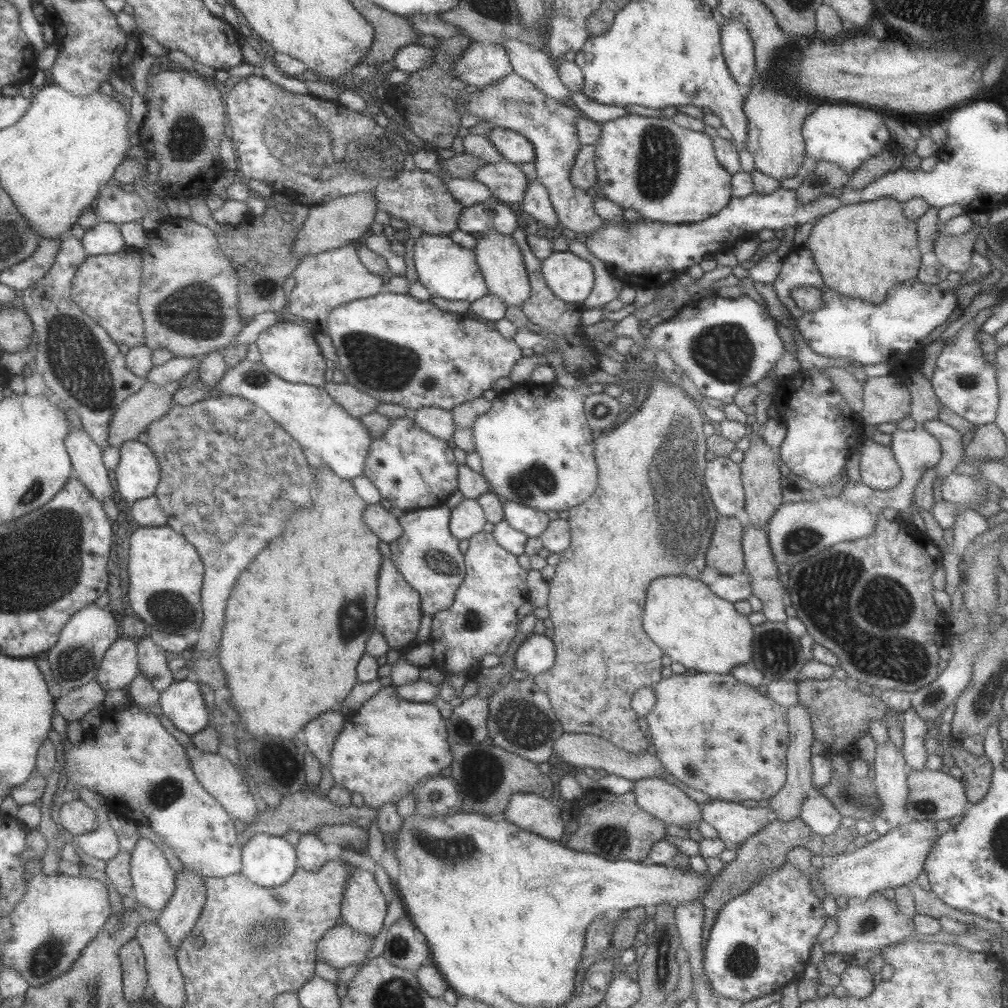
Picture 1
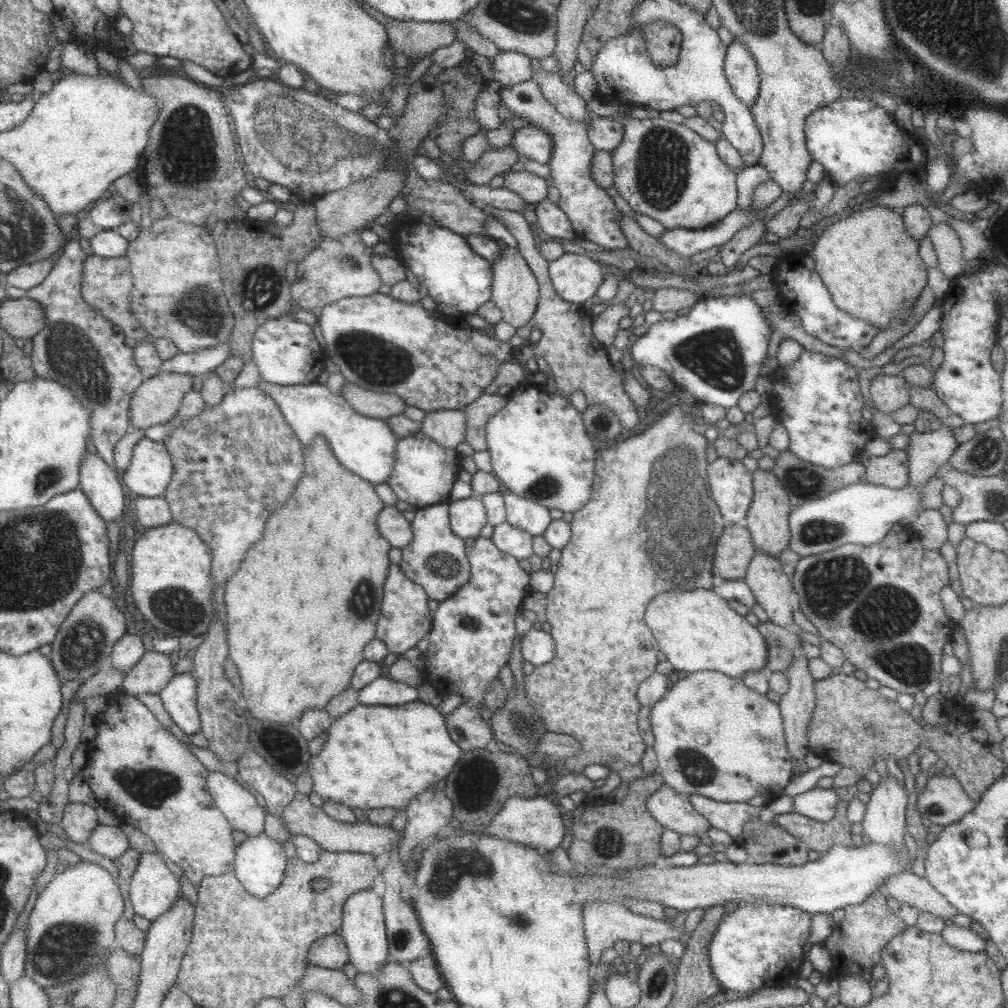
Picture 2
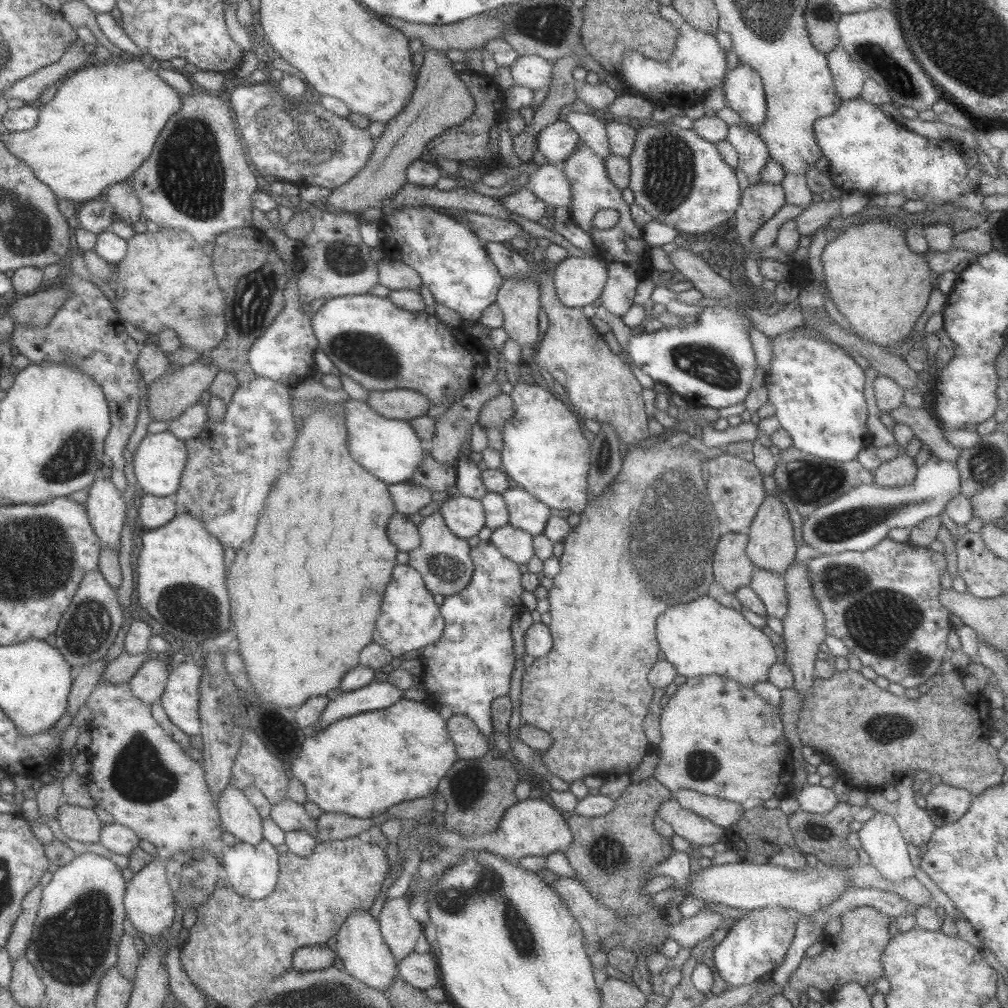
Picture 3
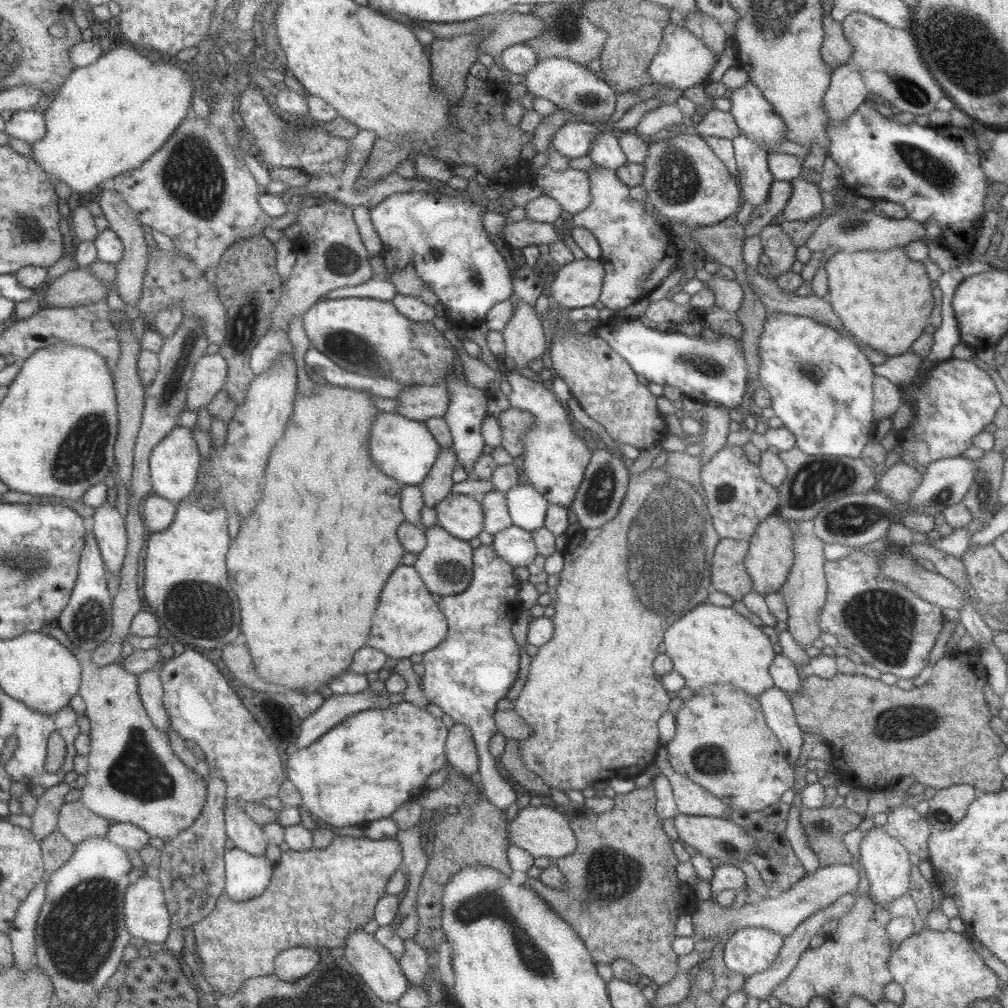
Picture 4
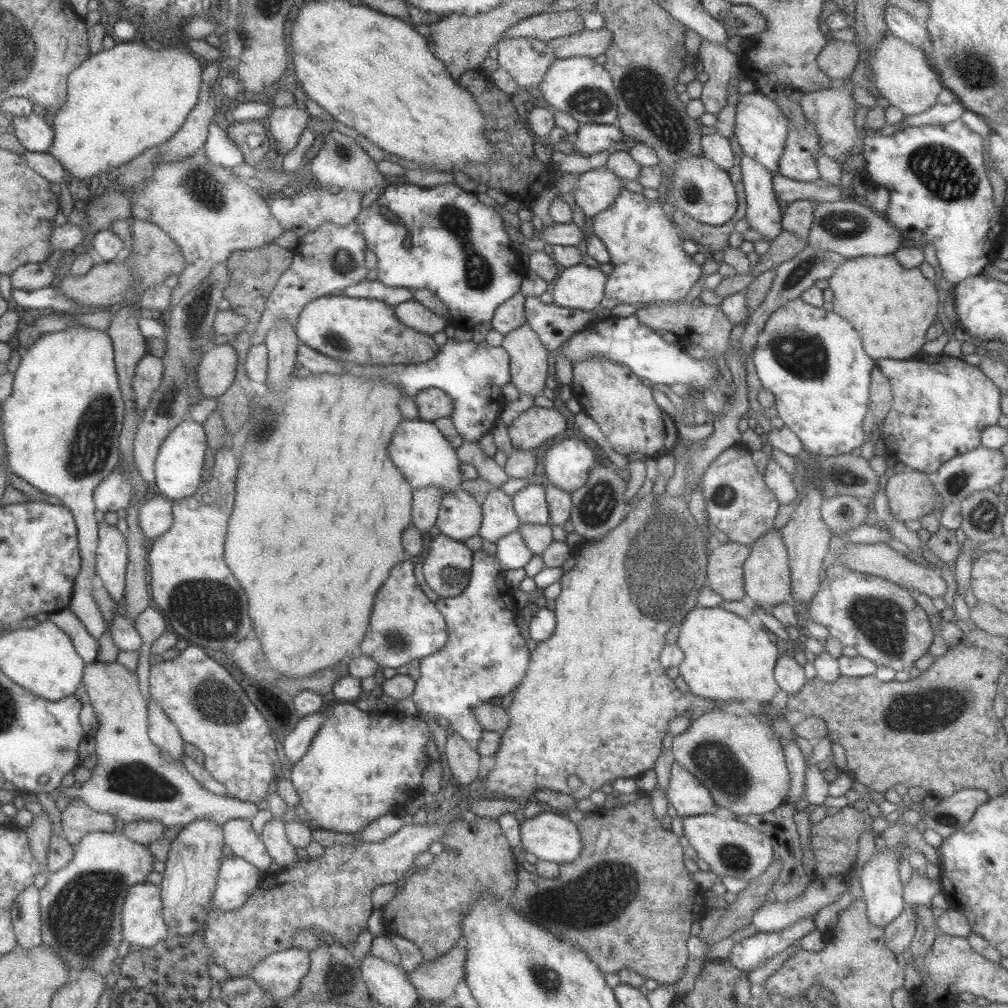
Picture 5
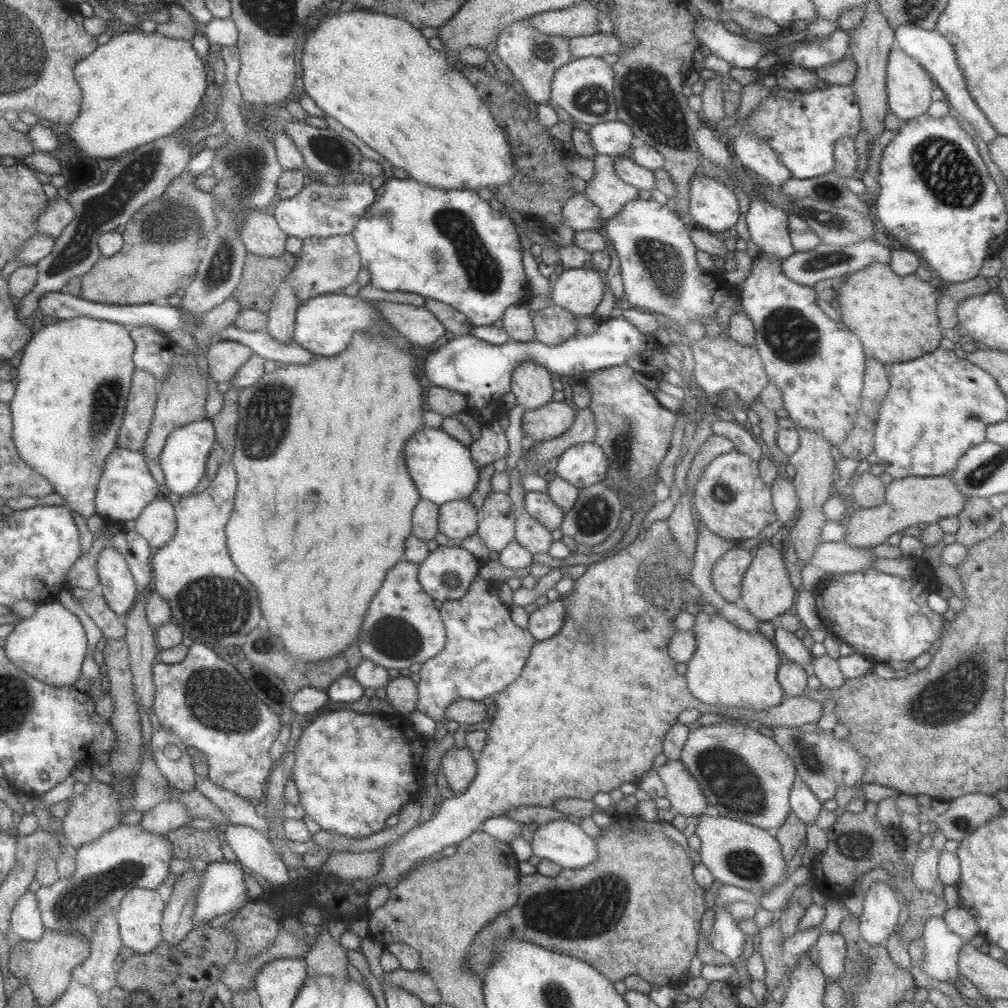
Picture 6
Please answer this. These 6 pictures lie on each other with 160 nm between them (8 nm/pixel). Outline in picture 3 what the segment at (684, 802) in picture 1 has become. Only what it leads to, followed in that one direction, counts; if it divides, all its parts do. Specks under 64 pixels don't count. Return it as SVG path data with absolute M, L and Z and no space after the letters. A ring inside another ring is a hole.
M674 796L660 803L657 816L670 823L674 832L690 843L713 845L725 834L724 828L684 808Z

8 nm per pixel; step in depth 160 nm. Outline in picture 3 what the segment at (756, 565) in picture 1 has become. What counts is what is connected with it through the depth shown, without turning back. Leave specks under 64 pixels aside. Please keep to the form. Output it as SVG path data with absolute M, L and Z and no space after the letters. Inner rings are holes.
M755 567L752 580L747 585L762 600L769 616L785 618L789 606L784 574Z

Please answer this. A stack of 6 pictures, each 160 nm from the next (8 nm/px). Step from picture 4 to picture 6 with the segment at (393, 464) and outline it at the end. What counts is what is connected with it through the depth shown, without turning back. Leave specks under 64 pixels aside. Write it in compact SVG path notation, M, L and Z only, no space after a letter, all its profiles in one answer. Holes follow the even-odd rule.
M424 426L406 441L404 456L409 475L422 499L441 504L469 499L478 482L479 467L473 463L471 450L441 428Z

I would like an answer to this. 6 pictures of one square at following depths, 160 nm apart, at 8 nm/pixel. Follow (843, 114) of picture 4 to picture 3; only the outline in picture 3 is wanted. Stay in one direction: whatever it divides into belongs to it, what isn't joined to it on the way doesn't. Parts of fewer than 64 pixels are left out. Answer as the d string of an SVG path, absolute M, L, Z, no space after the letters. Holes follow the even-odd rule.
M840 44L827 55L827 63L831 70L835 87L842 100L852 100L861 96L865 72L850 53Z

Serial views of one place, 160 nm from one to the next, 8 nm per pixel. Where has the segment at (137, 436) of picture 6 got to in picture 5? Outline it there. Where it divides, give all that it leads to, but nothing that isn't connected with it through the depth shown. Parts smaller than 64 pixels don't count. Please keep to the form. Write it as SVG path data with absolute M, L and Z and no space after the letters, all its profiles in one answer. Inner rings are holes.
M146 353L139 361L133 378L134 400L137 411L143 416L152 396L162 382L164 374L163 360L153 354Z

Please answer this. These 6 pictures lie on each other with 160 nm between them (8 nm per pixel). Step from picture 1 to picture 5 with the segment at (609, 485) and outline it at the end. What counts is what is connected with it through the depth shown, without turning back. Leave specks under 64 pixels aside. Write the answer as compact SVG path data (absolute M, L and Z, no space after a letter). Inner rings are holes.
M666 491L655 497L648 493L639 499L634 494L634 498L629 502L629 508L624 520L599 539L586 541L578 545L574 550L574 566L566 571L560 578L562 592L556 601L555 616L557 626L554 635L548 640L538 642L535 650L531 653L529 668L526 676L516 688L512 704L507 709L509 712L509 726L500 740L499 751L494 754L496 763L484 778L484 784L488 792L496 792L498 796L506 796L519 801L533 800L536 789L549 788L567 794L574 799L580 800L587 798L594 790L604 789L620 777L637 778L642 773L652 769L657 758L662 752L662 741L667 734L668 724L674 717L682 715L692 707L696 707L695 714L702 714L718 707L720 702L712 699L705 699L694 696L691 691L682 693L679 691L674 681L666 674L666 668L660 665L660 656L665 647L665 636L673 628L677 628L684 621L684 618L697 607L700 590L703 588L704 581L708 579L707 562L709 552L707 551L706 538L702 536L701 528L696 522L696 517L689 509L687 503L680 495L675 497L668 495ZM568 776L578 776L582 780L582 785L578 789L568 786Z

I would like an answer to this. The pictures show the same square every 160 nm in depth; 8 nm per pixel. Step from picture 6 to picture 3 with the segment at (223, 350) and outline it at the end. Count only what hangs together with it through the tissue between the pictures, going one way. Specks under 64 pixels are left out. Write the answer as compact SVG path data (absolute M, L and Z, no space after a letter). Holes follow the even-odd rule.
M198 359L177 370L177 373L164 375L148 384L148 410L153 421L171 421L179 417L189 406L201 400L202 393L209 390L212 380L220 368L216 363L208 364Z

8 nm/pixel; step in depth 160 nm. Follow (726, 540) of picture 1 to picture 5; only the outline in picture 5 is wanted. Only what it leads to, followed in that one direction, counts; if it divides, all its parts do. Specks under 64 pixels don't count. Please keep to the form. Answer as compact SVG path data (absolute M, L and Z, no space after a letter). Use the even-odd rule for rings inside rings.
M728 540L716 545L708 555L709 588L724 601L742 601L746 596L743 566L750 553L751 545Z

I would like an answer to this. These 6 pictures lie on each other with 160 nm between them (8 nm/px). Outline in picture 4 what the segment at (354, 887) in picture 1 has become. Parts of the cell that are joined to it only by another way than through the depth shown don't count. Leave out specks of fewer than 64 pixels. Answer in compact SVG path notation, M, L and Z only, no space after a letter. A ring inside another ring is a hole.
M364 929L353 930L345 940L345 959L352 968L362 977L368 988L374 991L379 999L386 1002L397 1002L410 986L409 980L402 972L399 959L394 958L392 953L383 947L373 934L369 934Z

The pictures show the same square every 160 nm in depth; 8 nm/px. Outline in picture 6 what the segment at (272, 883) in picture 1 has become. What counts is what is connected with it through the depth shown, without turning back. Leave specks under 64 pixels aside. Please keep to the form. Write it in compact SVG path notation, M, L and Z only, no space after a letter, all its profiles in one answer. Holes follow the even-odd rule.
M211 862L203 866L202 884L197 896L195 912L196 926L206 926L212 918L240 910L249 900L244 878L248 876L246 867L240 862Z

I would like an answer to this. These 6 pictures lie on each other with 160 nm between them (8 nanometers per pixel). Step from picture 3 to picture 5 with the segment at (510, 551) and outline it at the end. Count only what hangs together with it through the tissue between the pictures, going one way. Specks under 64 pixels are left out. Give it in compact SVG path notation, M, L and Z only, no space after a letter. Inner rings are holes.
M519 528L502 536L495 543L497 544L495 557L502 563L505 570L524 568L534 555Z

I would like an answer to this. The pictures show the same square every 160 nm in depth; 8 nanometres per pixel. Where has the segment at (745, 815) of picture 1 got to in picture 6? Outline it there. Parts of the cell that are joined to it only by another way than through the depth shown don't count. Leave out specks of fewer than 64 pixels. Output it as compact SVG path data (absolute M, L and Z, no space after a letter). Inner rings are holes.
M680 759L665 760L659 769L658 773L666 785L666 797L671 802L672 811L687 818L704 815L709 802L686 765Z

